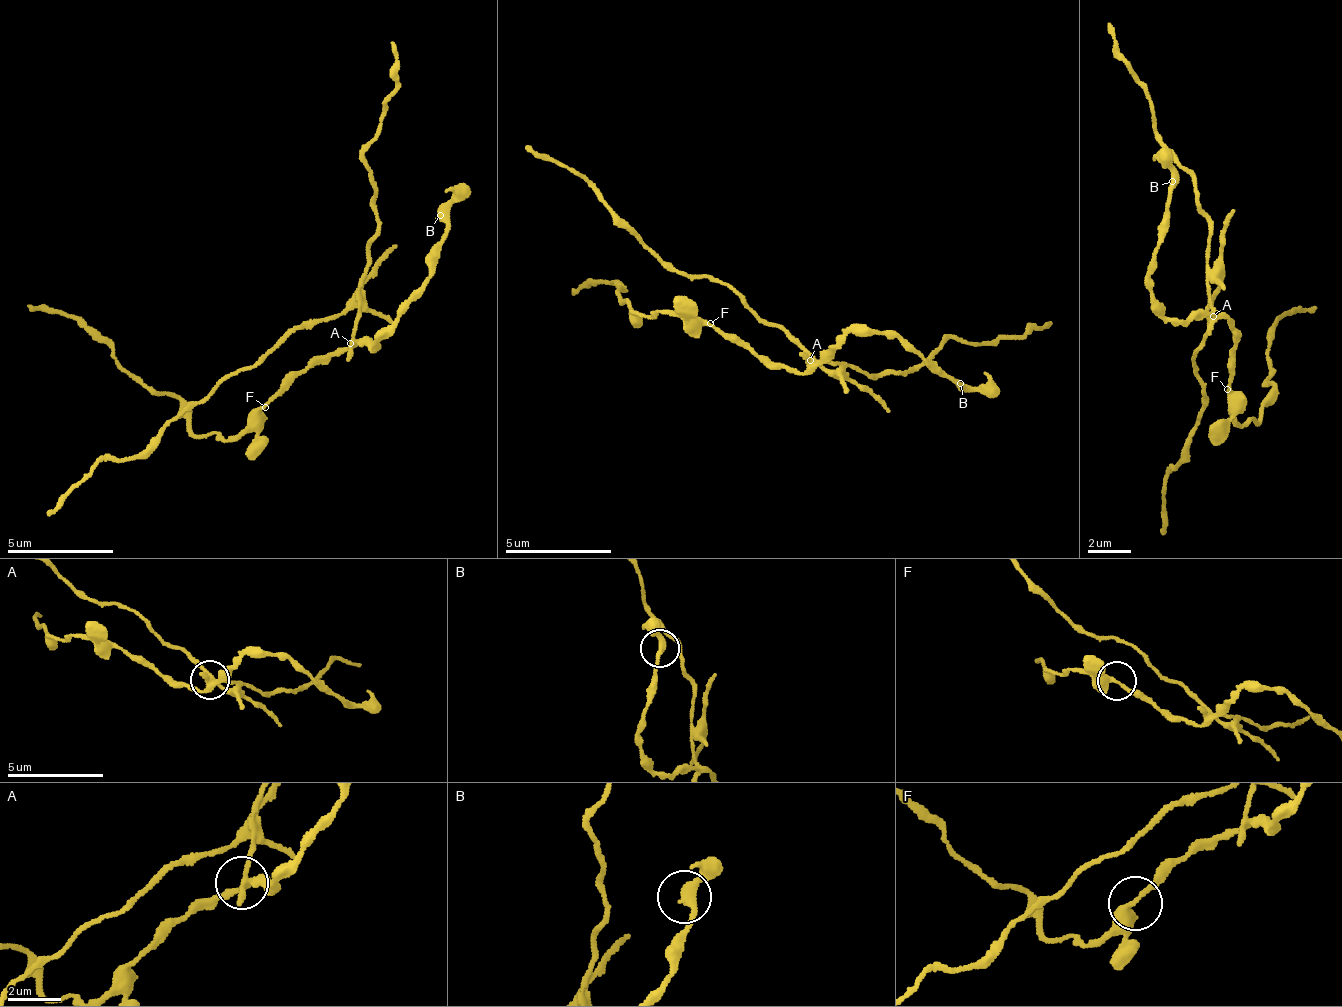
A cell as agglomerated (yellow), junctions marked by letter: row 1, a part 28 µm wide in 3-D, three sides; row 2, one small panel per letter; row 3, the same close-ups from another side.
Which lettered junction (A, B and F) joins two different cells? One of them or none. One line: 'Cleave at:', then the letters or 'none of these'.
Cleave at: A

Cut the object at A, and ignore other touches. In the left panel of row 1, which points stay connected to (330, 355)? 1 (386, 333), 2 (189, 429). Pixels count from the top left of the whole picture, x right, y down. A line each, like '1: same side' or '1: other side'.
1: same side
2: same side

